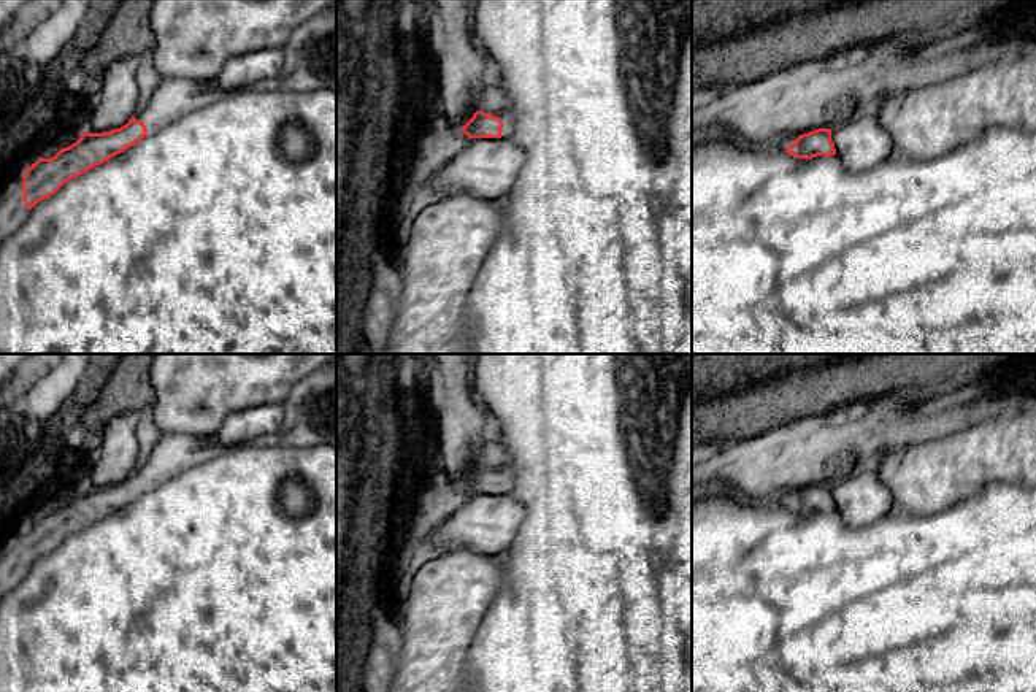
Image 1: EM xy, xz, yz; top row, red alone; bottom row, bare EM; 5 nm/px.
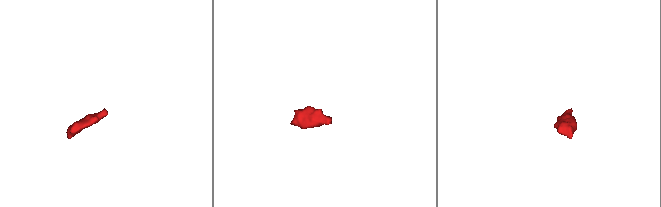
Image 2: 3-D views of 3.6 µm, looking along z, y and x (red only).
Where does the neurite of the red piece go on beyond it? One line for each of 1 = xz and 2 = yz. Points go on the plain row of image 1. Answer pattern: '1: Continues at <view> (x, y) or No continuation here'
1: Continues at xz (491, 456)
2: Continues at yz (790, 495)

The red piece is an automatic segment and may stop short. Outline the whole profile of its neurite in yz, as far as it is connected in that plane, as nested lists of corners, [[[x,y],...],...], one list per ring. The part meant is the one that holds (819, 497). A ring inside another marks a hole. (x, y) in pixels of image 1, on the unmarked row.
[[[817,484],[803,490],[790,490],[779,495],[781,503],[796,514],[812,514],[817,511],[835,511],[835,498],[830,484]]]

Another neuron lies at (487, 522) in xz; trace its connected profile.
[[[468,494],[465,505],[430,533],[433,544],[500,556],[525,521],[527,509],[508,494]]]

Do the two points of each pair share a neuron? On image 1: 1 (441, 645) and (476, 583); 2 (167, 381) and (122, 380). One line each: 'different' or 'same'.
1: same
2: different

